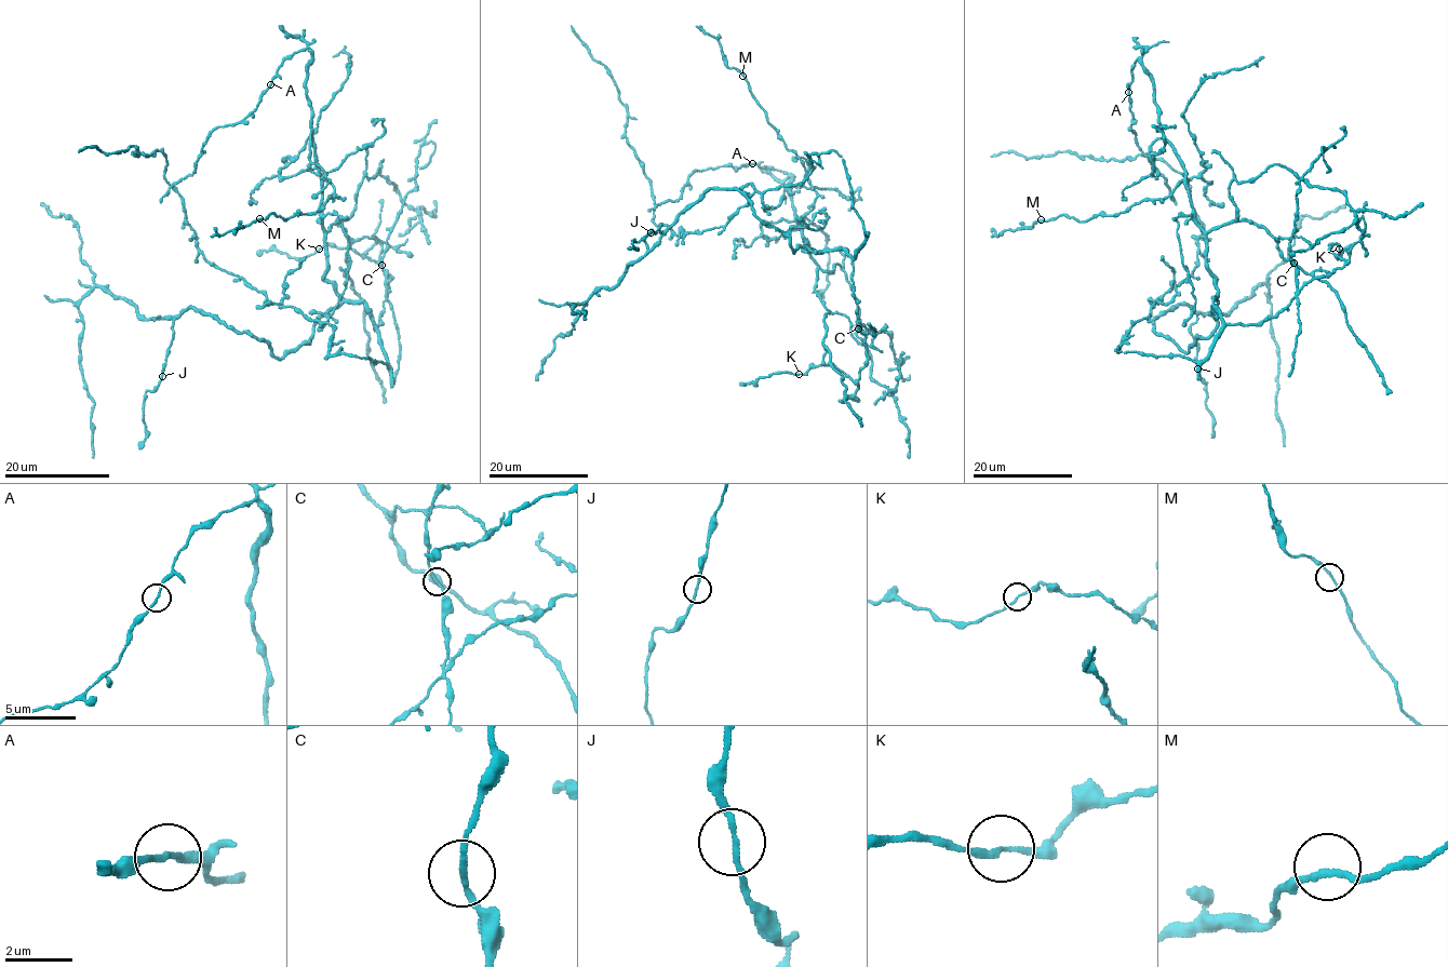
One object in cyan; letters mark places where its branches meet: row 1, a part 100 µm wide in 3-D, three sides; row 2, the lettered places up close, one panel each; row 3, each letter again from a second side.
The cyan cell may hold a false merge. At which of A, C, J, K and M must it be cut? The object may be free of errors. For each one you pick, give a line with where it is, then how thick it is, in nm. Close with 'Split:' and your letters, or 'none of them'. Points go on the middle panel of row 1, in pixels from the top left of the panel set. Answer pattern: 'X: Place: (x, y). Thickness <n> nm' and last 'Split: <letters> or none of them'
Split: none of them

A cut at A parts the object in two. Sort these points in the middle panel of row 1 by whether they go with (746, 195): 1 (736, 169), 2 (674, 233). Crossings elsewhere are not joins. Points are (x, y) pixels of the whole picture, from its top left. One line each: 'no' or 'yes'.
1: no
2: yes

